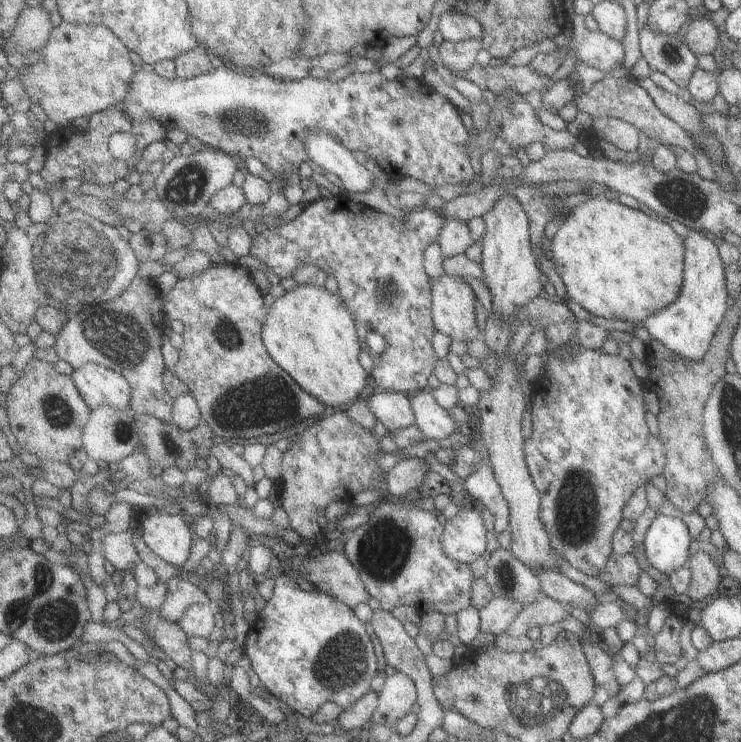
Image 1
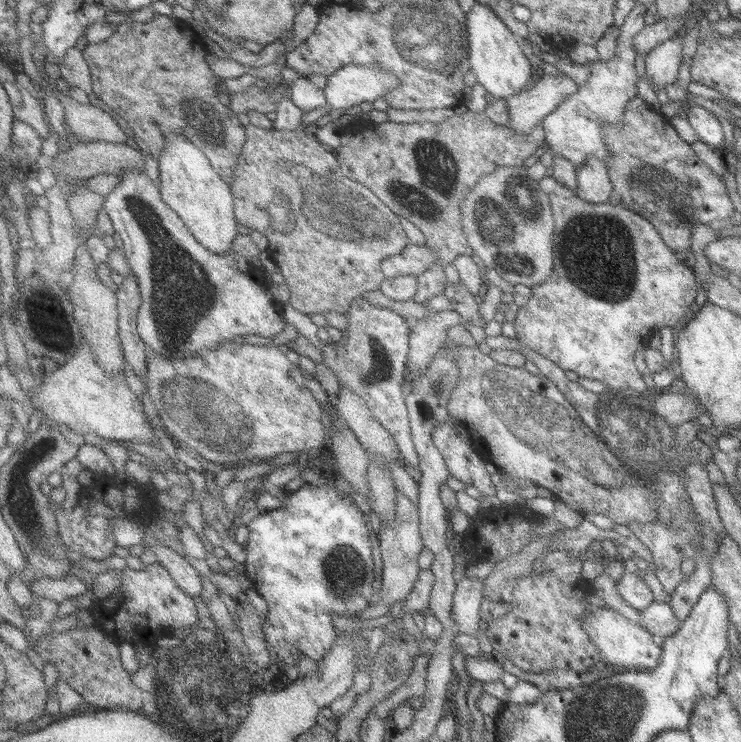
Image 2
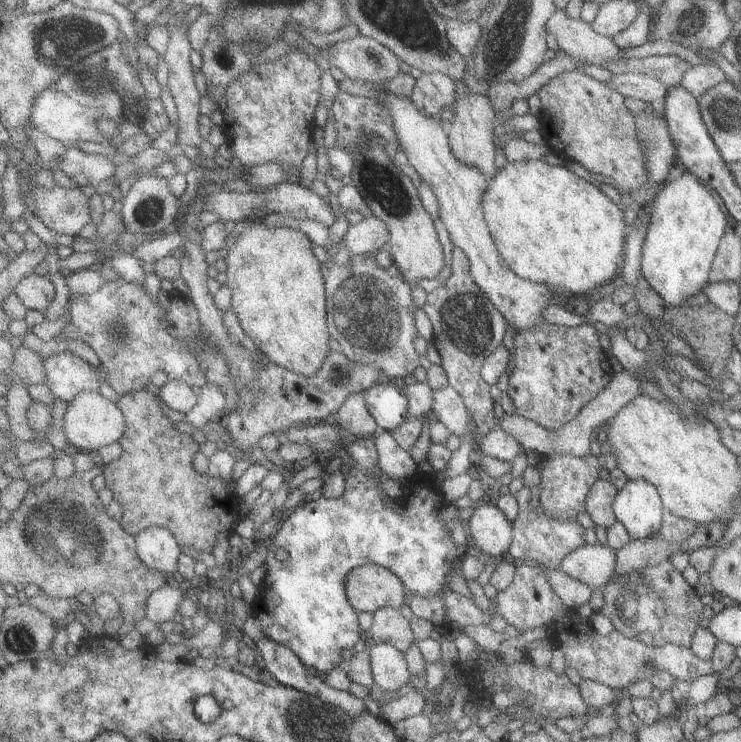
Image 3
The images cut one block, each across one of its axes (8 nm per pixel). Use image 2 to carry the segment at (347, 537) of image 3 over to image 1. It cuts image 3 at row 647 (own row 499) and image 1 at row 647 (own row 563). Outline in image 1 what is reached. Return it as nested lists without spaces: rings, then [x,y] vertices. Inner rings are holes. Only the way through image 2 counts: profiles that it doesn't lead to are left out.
[[[283,572],[279,578],[275,578],[273,596],[267,600],[267,606],[251,622],[245,654],[251,660],[253,672],[261,680],[261,686],[285,702],[293,712],[309,720],[313,720],[319,708],[323,708],[327,702],[339,702],[347,710],[351,704],[355,704],[355,700],[367,696],[379,668],[375,646],[365,630],[365,622],[361,622],[347,604],[321,592],[319,588],[313,588],[313,592],[301,590],[295,586],[295,578],[289,578]]]

